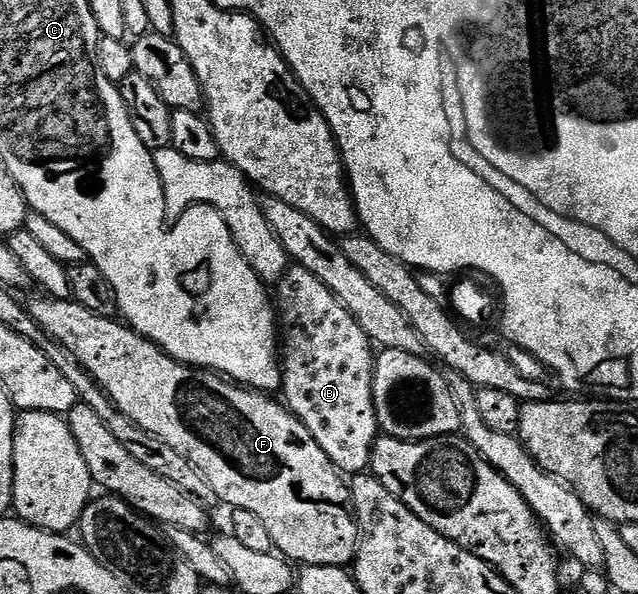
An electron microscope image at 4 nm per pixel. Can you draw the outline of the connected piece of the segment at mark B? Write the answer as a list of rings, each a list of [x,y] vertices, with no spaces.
[[[297,265],[291,266],[286,274],[278,280],[276,284],[276,311],[280,316],[280,339],[286,342],[286,348],[281,348],[280,362],[282,365],[282,387],[286,396],[284,402],[289,407],[291,413],[306,426],[308,433],[312,433],[312,437],[316,437],[316,445],[320,445],[320,449],[324,449],[324,453],[328,453],[328,457],[334,462],[334,466],[343,473],[362,473],[370,467],[370,458],[374,455],[374,445],[380,438],[380,426],[378,424],[378,413],[374,404],[374,366],[376,364],[376,347],[370,342],[366,336],[364,329],[360,327],[360,321],[356,319],[348,310],[348,308],[339,301],[336,293],[332,293],[332,289],[328,289],[328,285],[324,285],[324,281],[320,281],[320,277],[316,277],[308,269]]]

